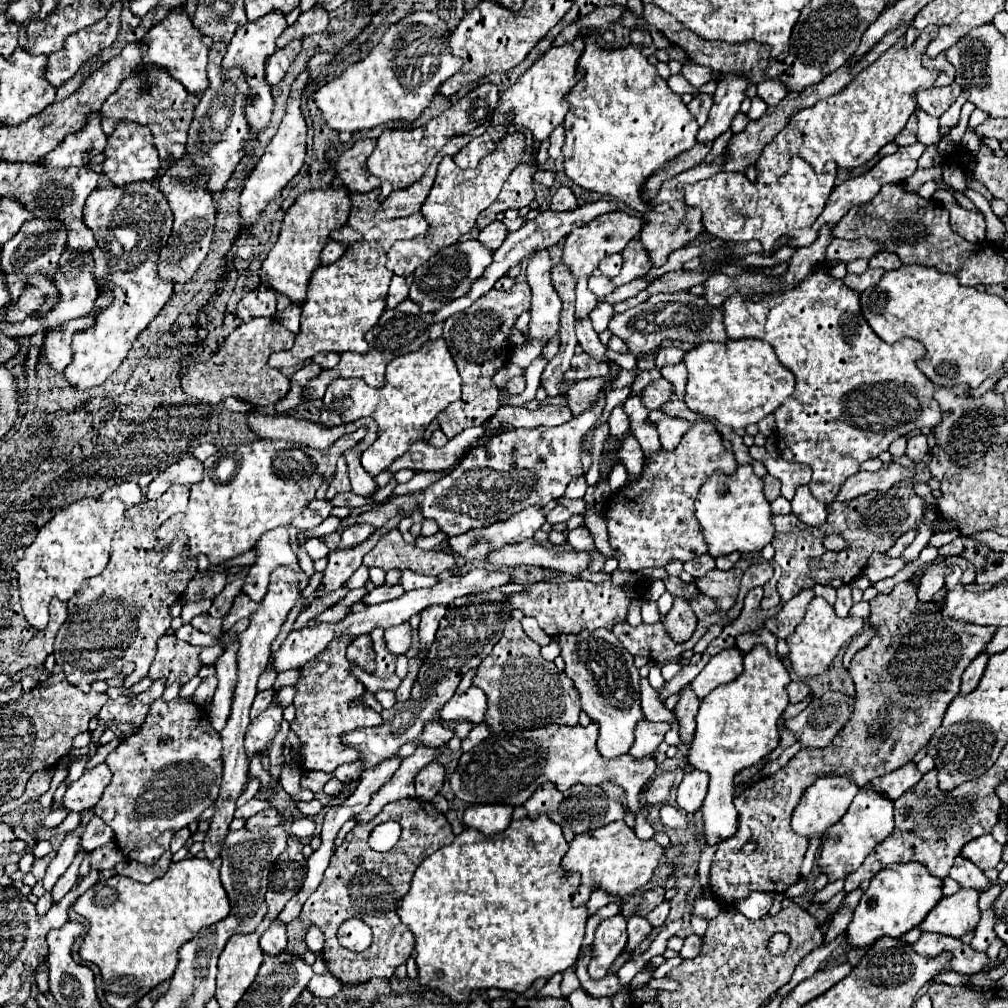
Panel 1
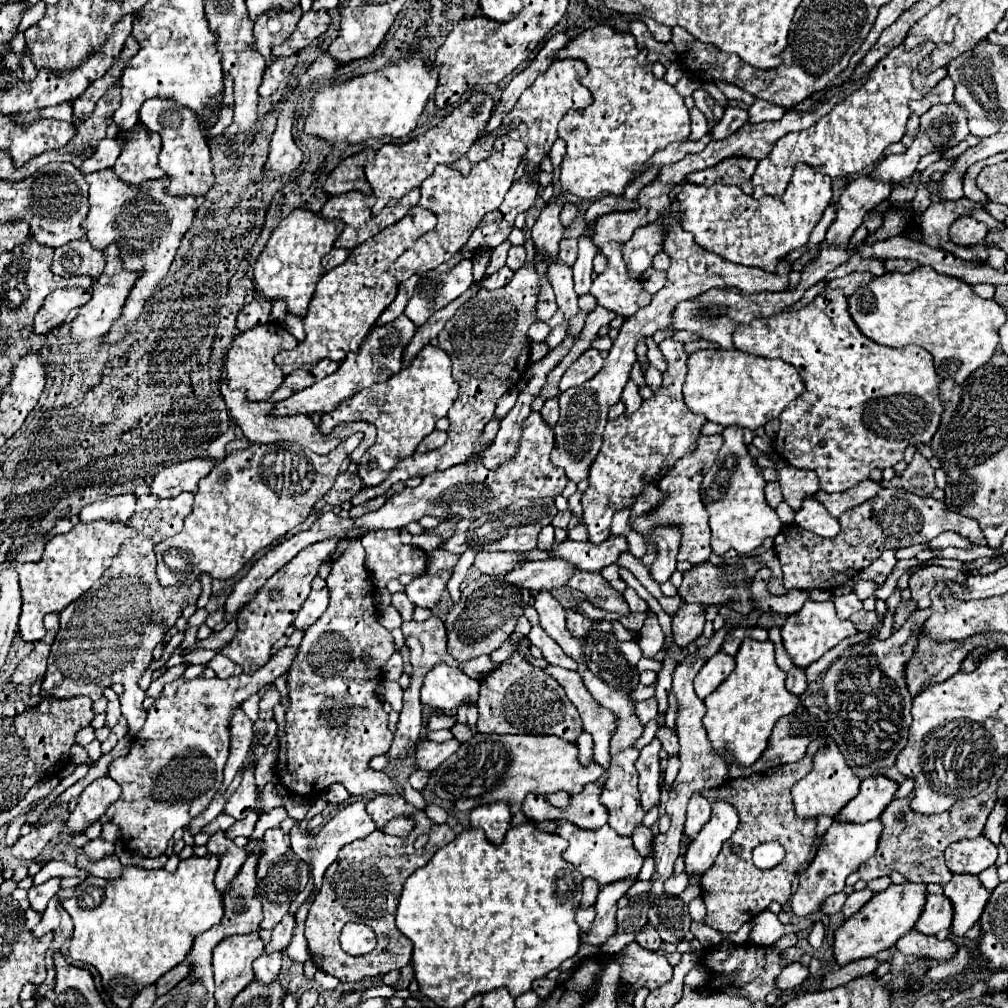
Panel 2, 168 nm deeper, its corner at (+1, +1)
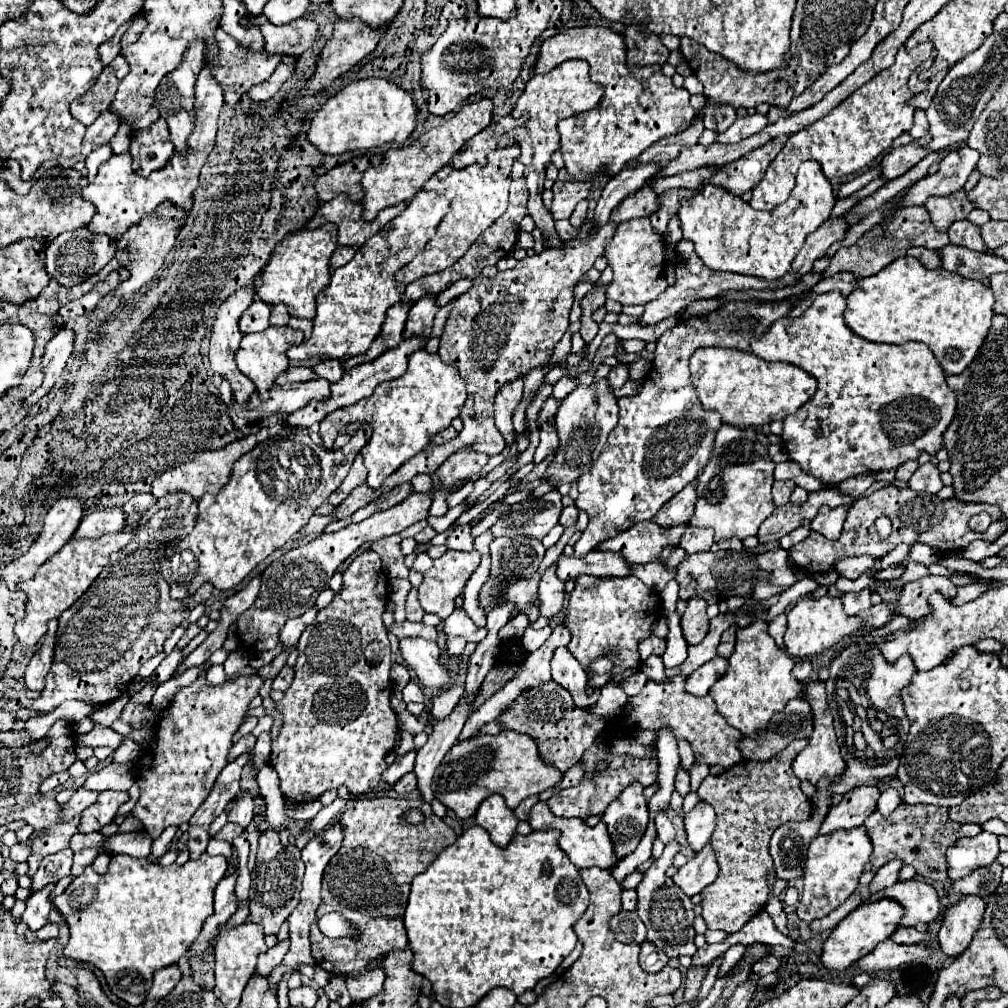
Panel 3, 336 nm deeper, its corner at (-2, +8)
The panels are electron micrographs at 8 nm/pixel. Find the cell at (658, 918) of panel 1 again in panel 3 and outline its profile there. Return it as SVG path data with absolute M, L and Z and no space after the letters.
M643 942L641 954L639 954L639 964L645 972L655 974L655 972L661 972L667 966L667 956L663 952L657 952L657 948L651 946L649 942Z

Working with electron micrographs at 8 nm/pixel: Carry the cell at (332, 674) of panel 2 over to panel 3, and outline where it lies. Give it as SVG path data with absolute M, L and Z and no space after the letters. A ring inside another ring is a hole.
M365 550L361 554L355 556L355 560L351 562L351 566L343 572L343 590L339 594L335 594L333 602L321 610L315 618L315 622L311 626L305 628L305 632L301 634L299 638L299 644L297 644L297 650L299 650L299 658L297 658L297 664L295 664L295 682L287 688L285 692L285 698L275 702L275 708L283 714L283 726L281 726L281 732L277 738L273 738L273 748L271 748L271 756L269 756L269 764L277 770L279 774L279 788L283 792L283 796L287 800L291 800L293 804L301 804L301 802L311 802L311 800L317 800L325 790L331 790L331 788L339 788L341 784L345 784L349 788L351 794L367 794L367 792L375 792L375 794L383 794L383 790L379 790L379 776L383 774L383 770L387 768L385 764L385 756L393 750L395 746L395 738L399 734L399 722L397 722L397 714L391 710L389 706L389 696L391 696L391 680L389 680L389 670L391 670L391 650L389 650L389 640L387 640L387 630L385 630L385 624L381 620L383 612L385 612L385 604L389 600L389 594L387 594L387 576L383 576L383 570L381 570L381 558L379 554L371 552L371 550ZM373 642L379 644L379 648L383 650L379 662L369 662L367 656L365 656L365 648L371 646Z

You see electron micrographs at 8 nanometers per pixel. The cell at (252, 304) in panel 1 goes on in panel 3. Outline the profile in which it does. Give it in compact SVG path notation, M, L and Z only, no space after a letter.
M255 300L241 316L239 320L239 330L241 334L253 334L253 332L263 332L269 328L269 314L271 306L267 306L261 300Z

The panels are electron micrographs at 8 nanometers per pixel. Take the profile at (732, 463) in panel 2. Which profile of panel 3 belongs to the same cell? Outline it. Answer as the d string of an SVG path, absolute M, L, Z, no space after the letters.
M723 424L715 438L713 458L697 478L697 506L691 516L693 526L713 528L715 542L737 536L739 540L755 536L761 522L775 510L771 486L773 486L775 462L769 458L767 448L759 442L755 430L739 430Z

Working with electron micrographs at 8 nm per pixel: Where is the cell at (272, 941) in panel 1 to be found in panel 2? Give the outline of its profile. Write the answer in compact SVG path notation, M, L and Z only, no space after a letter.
M274 951L274 953L262 953L256 961L254 961L254 973L256 979L260 979L262 983L272 981L278 973L280 973L280 963L282 963L282 953Z

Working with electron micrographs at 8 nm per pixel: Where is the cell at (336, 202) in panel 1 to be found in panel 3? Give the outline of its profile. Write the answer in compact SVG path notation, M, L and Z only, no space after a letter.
M323 224L317 230L299 230L289 234L283 242L277 244L275 252L271 254L261 274L263 286L257 288L257 296L271 306L285 304L291 316L313 320L315 298L329 284L331 278L329 258L335 252L335 248L337 248L337 230L331 224Z

